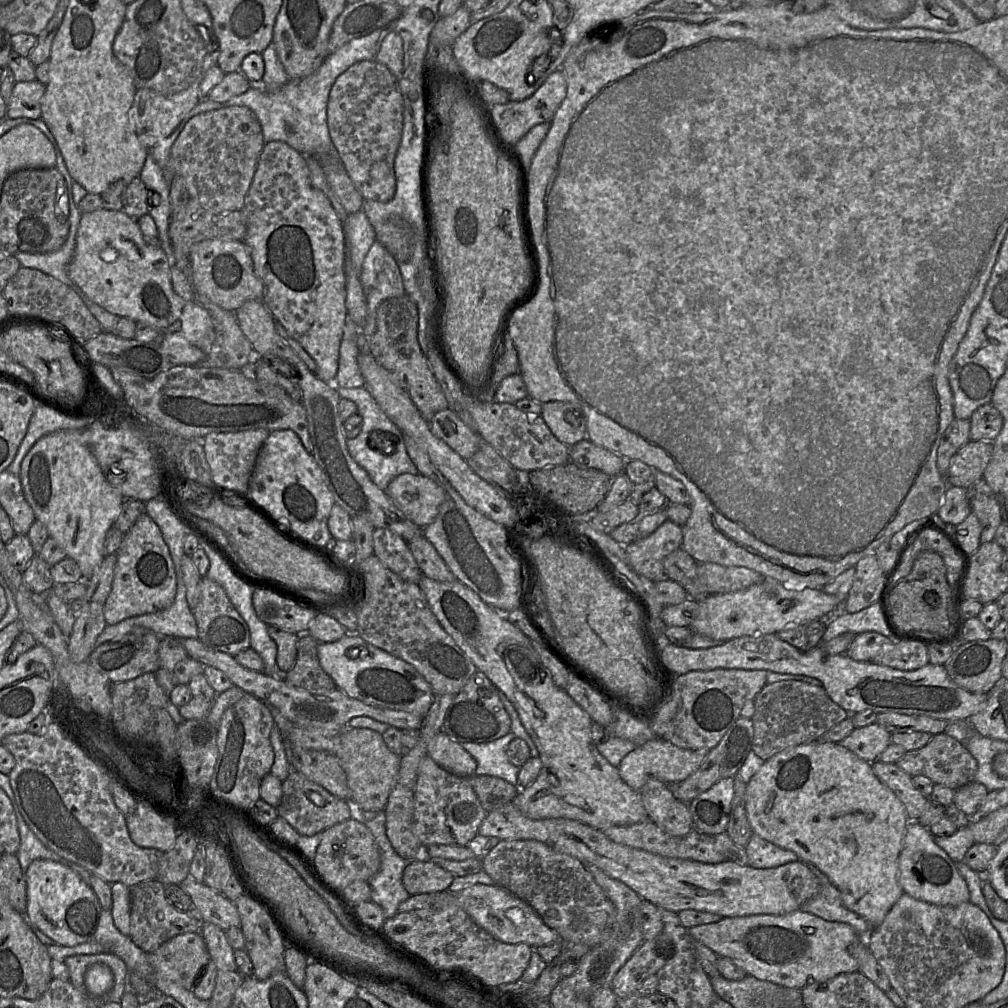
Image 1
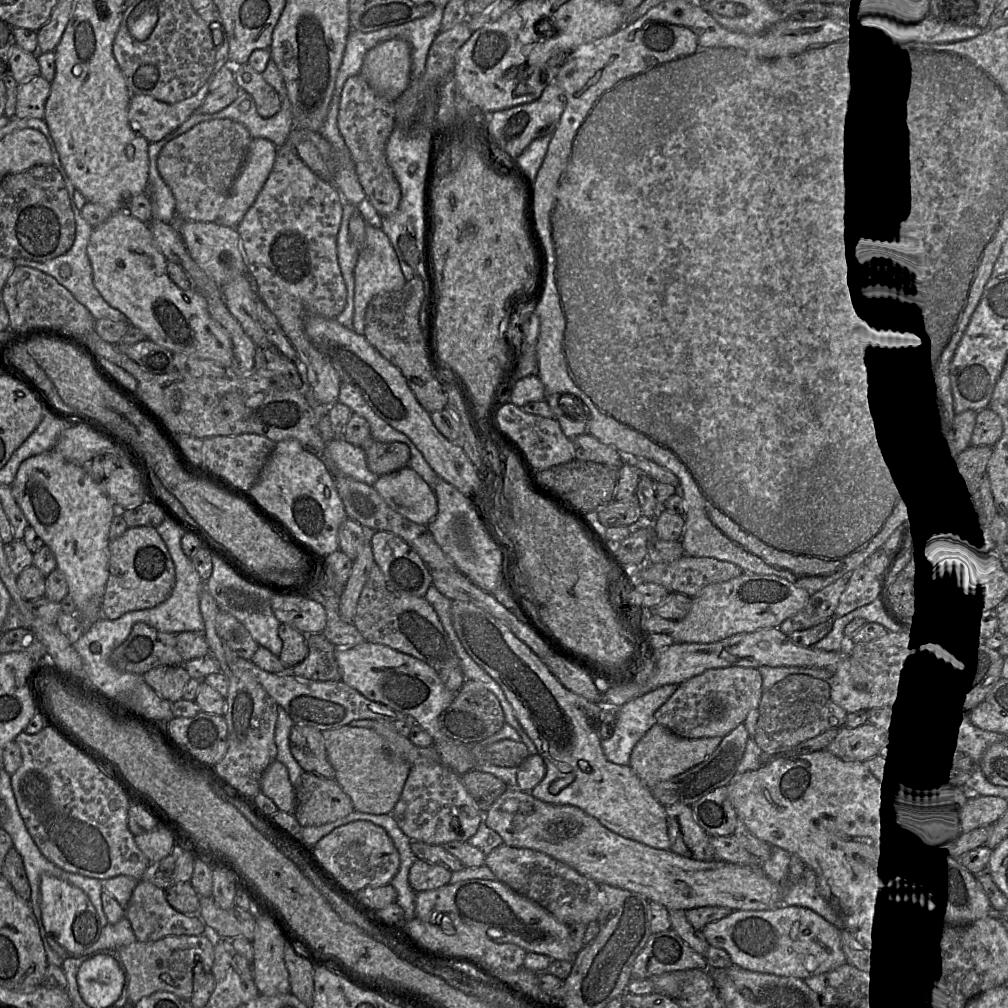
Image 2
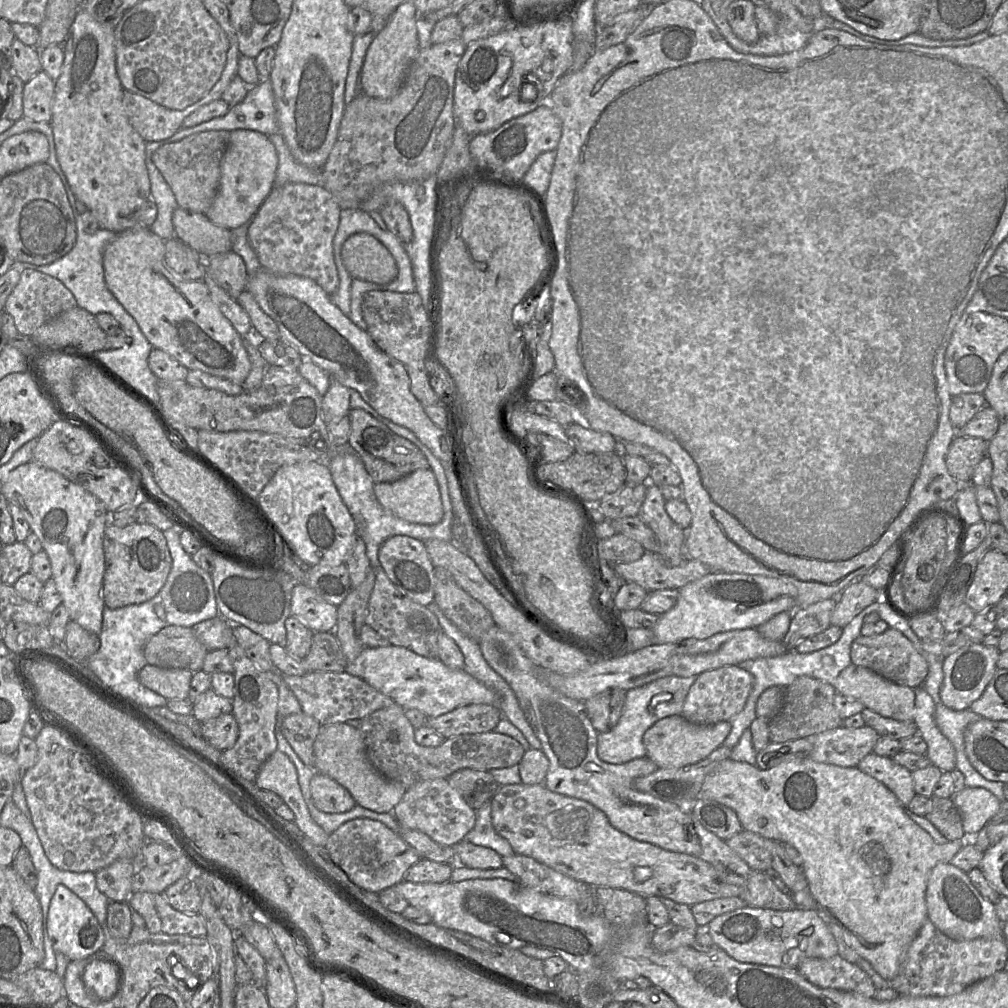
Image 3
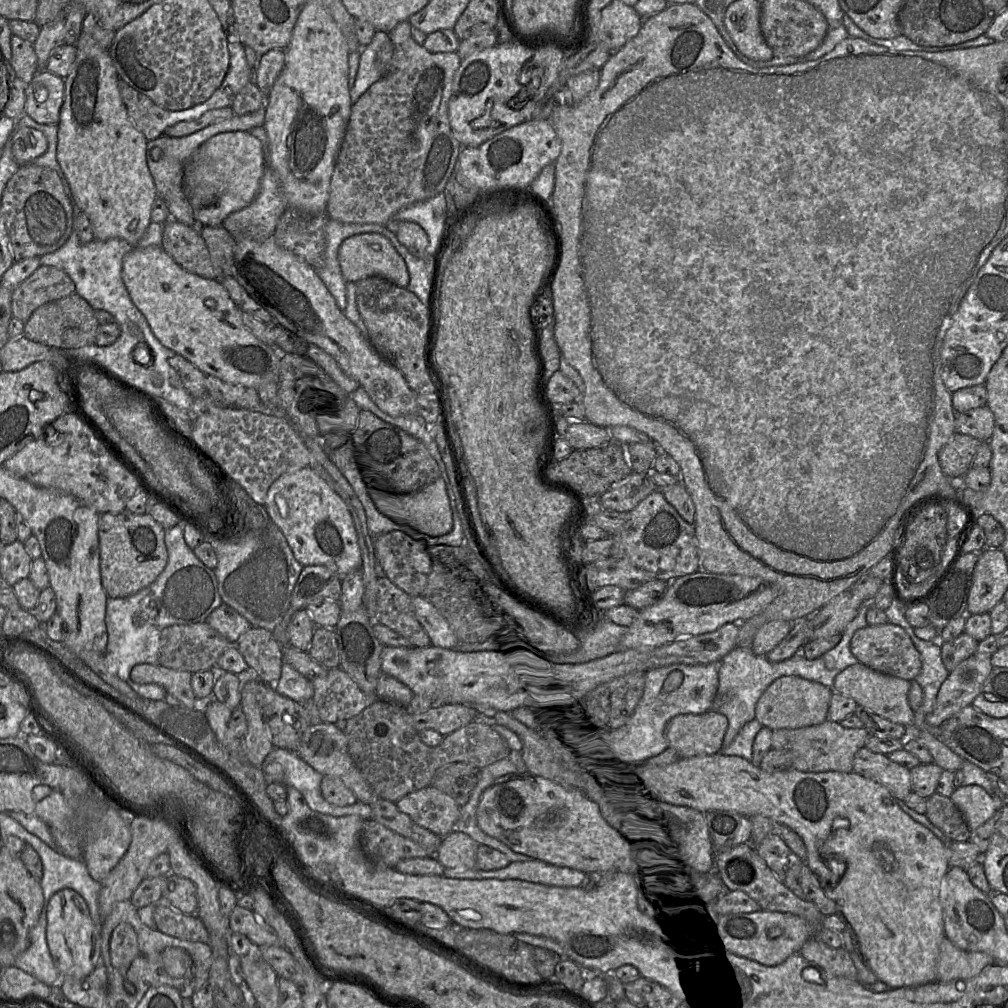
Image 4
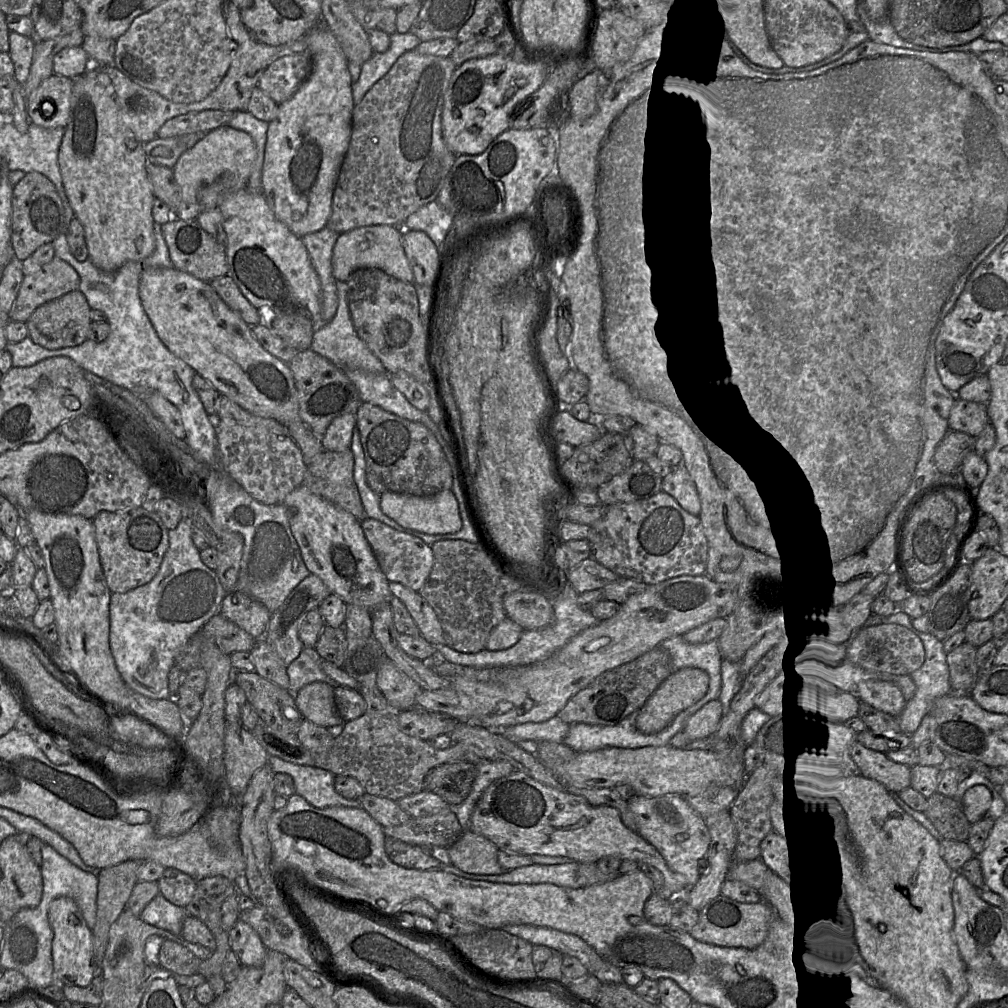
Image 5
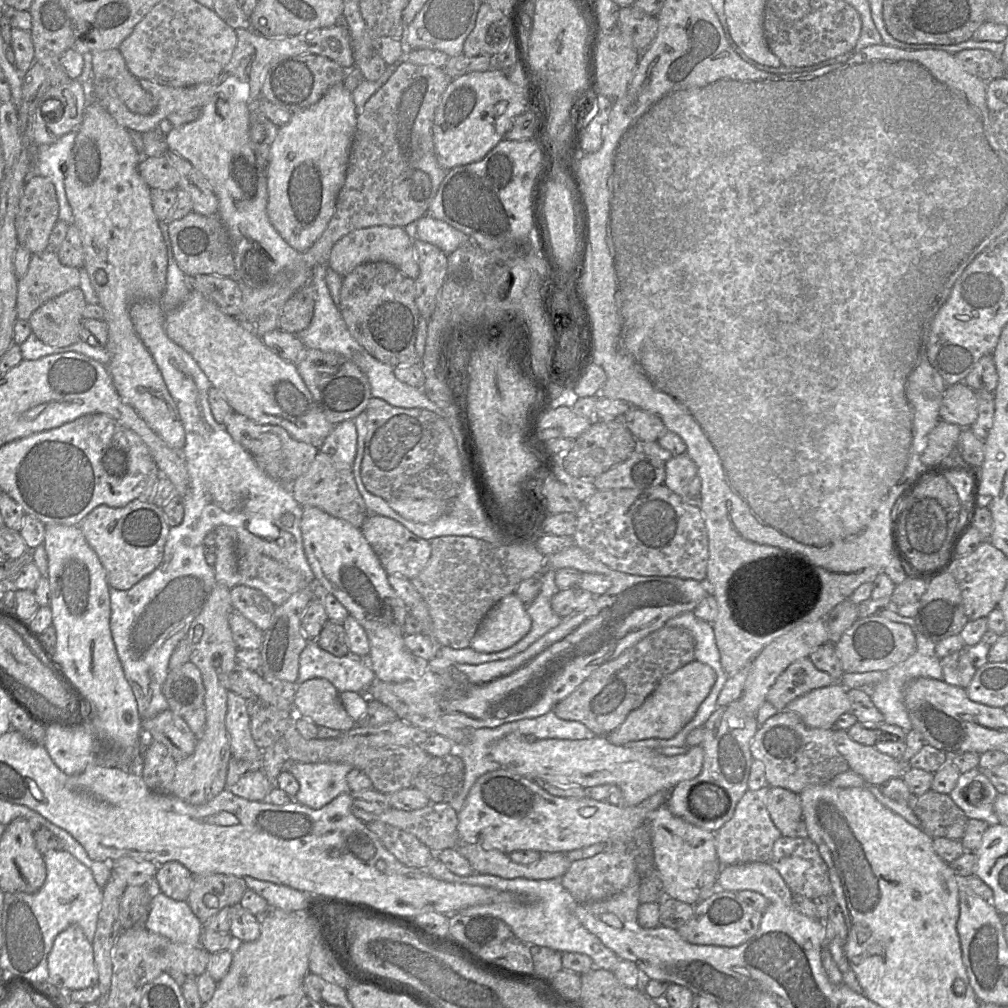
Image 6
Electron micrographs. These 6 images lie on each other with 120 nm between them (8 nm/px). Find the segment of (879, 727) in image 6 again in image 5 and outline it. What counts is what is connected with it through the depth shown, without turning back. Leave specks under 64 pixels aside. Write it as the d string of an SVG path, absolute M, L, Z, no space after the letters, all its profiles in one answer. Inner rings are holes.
M862 725L852 730L851 740L871 750L885 753L911 746L911 735L903 732L883 732Z

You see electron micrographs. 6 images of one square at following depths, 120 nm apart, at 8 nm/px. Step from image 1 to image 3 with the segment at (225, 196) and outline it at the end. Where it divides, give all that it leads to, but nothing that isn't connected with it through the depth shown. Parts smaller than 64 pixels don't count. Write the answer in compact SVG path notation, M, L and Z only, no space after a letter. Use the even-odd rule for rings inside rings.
M211 130L183 138L157 149L152 160L174 193L179 208L206 214L218 192L221 160L227 149L229 131Z

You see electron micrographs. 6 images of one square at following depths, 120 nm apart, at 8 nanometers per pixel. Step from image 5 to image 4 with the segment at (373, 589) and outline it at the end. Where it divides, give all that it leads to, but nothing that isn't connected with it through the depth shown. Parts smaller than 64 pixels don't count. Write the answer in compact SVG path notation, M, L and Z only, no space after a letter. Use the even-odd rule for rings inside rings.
M313 469L282 475L270 486L264 507L303 567L325 566L343 579L362 566L356 527L346 503Z

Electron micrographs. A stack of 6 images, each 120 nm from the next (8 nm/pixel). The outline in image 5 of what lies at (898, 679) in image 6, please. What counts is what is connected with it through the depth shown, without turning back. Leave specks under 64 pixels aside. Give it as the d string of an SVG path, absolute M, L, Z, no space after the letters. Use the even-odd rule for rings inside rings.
M910 628L910 630L921 639L925 650L925 660L918 670L910 674L916 684L916 692L914 696L907 701L901 714L896 717L901 732L907 735L912 735L917 730L924 716L931 713L933 704L938 698L951 693L949 668L942 641L932 633L921 632L915 628Z

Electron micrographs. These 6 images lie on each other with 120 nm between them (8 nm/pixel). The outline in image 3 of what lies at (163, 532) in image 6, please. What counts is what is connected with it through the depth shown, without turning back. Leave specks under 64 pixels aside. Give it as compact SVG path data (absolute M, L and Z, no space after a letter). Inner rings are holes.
M109 522L104 532L103 548L105 607L118 609L144 603L155 597L164 586L171 570L172 558L163 532L155 526L135 522L117 527Z

